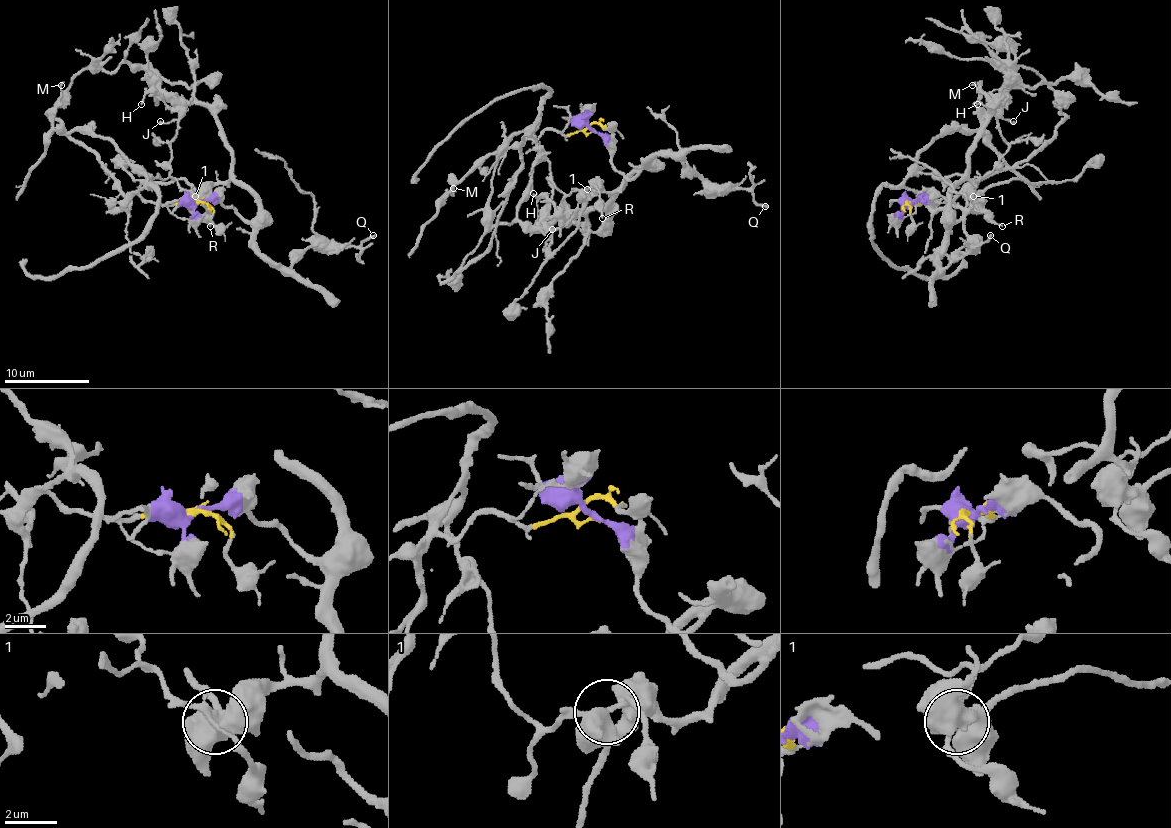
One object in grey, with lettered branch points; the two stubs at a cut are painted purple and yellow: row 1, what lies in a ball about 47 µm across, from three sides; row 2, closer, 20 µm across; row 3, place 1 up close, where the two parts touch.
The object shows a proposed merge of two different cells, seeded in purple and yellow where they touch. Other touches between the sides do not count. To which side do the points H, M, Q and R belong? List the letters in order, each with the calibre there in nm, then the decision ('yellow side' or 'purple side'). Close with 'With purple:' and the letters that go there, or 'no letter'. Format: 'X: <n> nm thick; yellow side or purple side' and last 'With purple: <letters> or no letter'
H: 130 nm thick; yellow side
M: 140 nm thick; yellow side
Q: 200 nm thick; purple side
R: 150 nm thick; yellow side
With purple: Q

